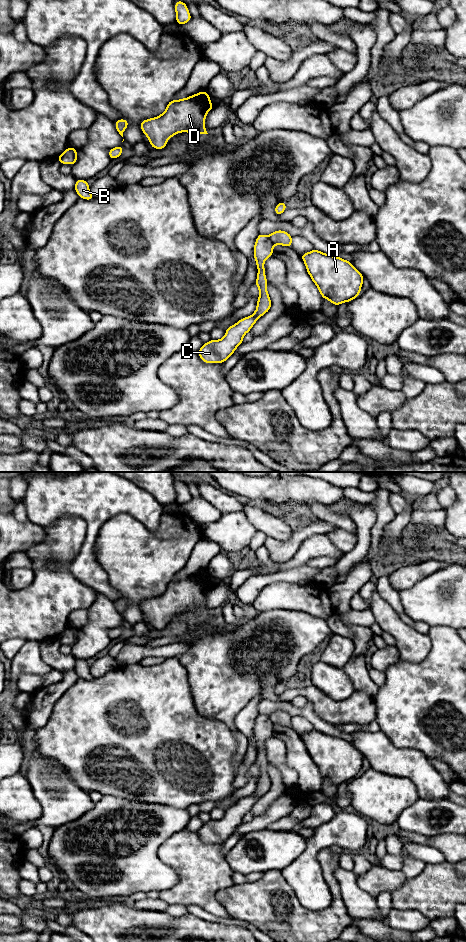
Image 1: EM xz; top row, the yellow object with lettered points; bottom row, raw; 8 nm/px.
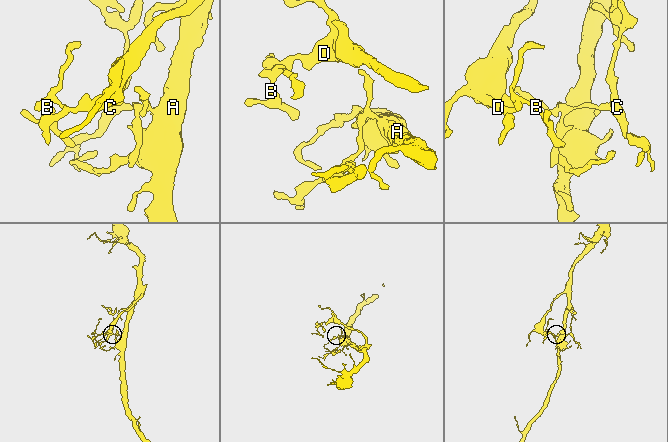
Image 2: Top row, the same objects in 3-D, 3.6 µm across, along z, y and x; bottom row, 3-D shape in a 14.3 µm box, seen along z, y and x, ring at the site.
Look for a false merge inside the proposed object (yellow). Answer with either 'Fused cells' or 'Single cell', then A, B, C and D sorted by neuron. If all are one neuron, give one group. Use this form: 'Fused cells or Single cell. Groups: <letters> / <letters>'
Fused cells. Groups: A B D / C

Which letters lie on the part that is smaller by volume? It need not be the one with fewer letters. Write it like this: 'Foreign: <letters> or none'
Foreign: C

